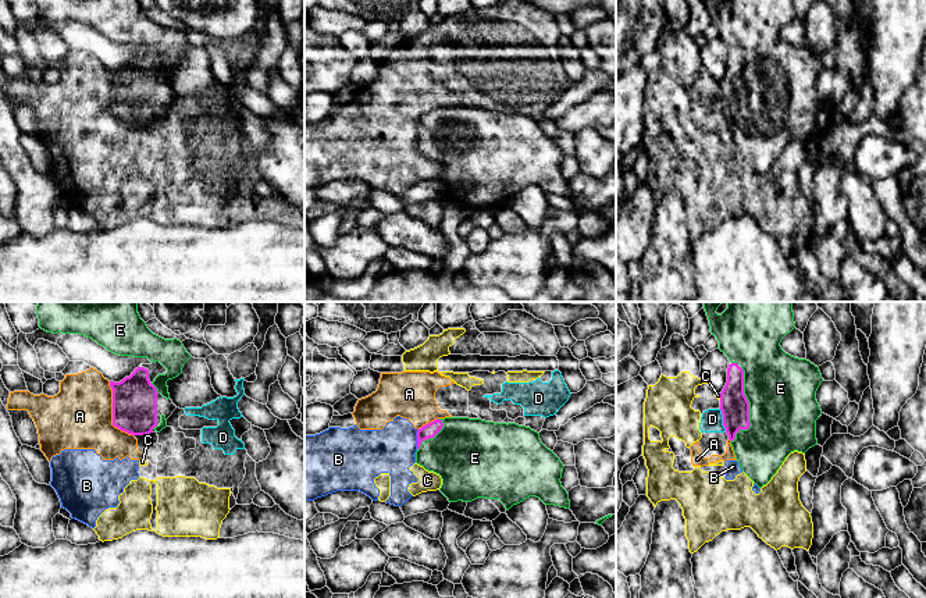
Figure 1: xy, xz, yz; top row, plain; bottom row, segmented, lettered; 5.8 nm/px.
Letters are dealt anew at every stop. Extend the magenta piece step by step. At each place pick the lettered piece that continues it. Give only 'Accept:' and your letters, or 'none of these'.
Accept: E

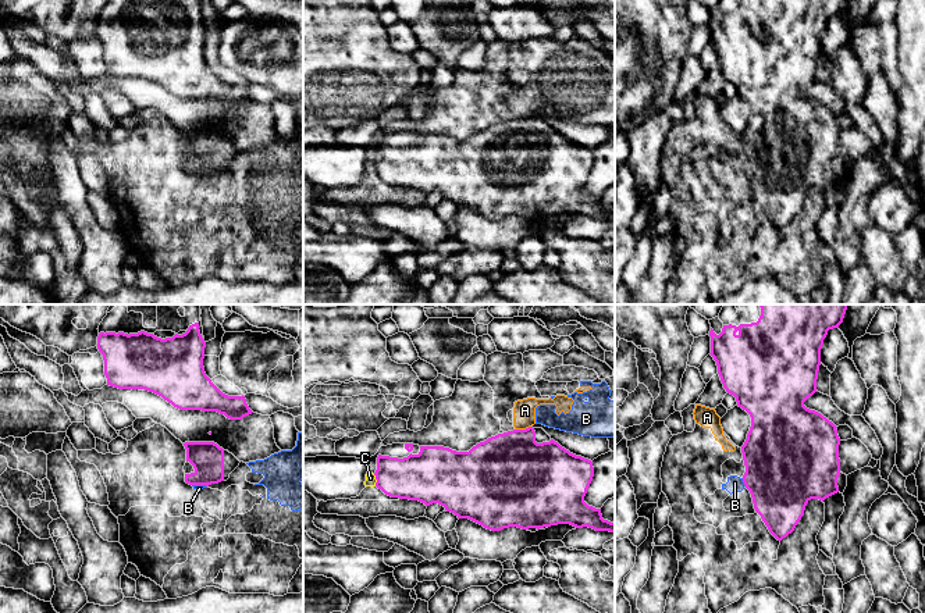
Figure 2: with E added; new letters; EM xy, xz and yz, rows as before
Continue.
Accept: none of these

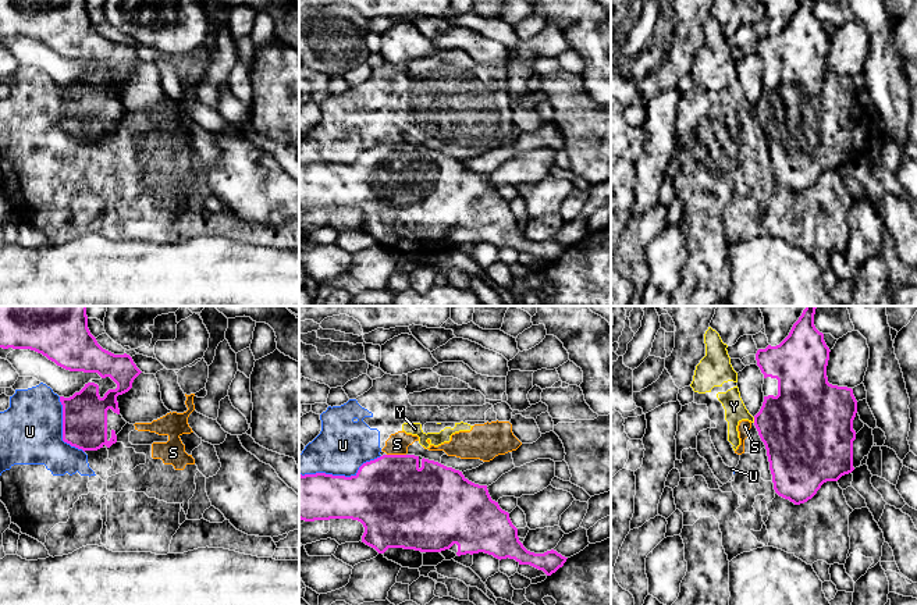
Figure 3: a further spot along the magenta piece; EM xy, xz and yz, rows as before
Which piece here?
Accept: none of these

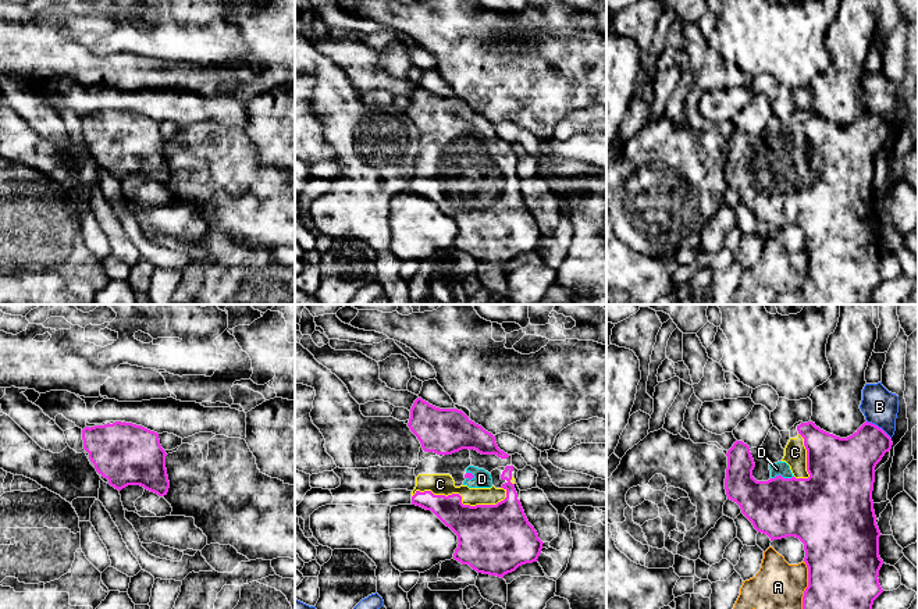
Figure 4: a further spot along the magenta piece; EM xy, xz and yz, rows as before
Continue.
Accept: C, D

